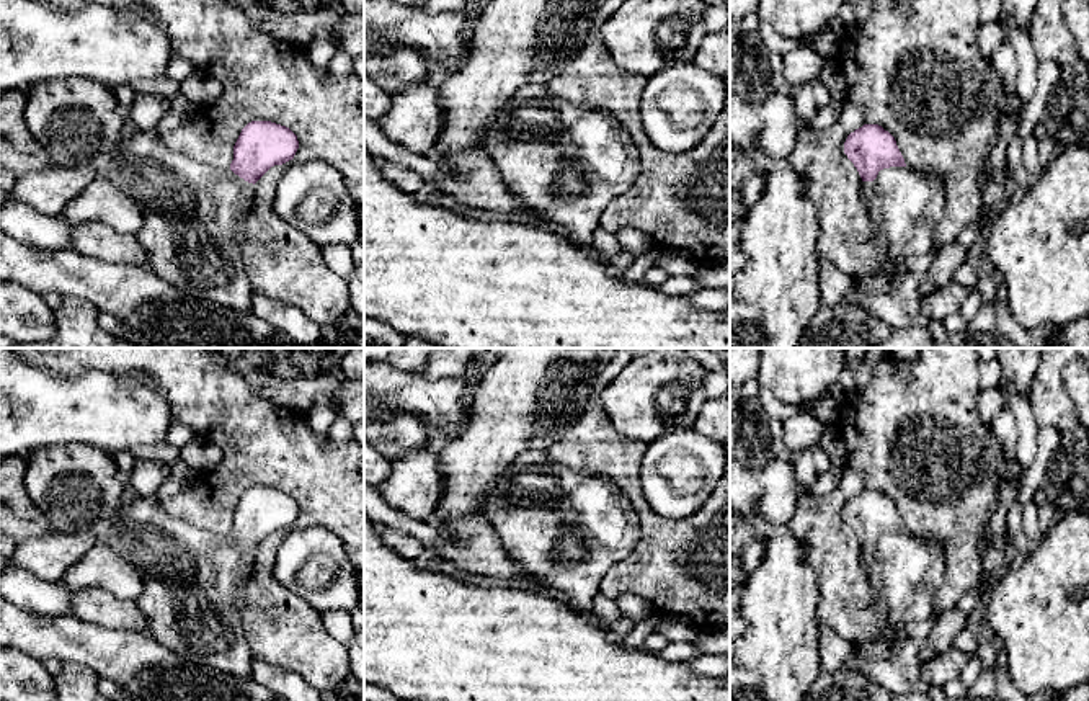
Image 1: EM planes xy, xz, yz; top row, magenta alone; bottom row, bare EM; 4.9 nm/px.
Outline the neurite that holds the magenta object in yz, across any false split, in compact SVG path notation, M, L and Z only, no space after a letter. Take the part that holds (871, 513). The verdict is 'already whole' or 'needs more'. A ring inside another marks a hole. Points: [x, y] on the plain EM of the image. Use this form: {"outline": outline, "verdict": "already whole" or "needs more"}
{"outline": "M864 490L851 498L844 508L844 520L864 547L862 564L872 587L873 606L883 618L880 636L852 645L854 654L847 663L891 694L926 690L919 649L937 619L937 592L947 577L945 549L936 541L908 534L895 503L878 490Z", "verdict": "needs more"}

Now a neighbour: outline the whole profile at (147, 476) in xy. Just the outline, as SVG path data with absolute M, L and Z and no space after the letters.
M137 459L132 472L126 477L126 482L139 493L139 497L149 497L157 493L171 471L173 467L157 461Z

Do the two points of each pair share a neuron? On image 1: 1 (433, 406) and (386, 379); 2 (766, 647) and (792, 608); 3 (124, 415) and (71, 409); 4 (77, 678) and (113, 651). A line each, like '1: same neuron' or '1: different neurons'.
1: same neuron
2: same neuron
3: same neuron
4: different neurons

